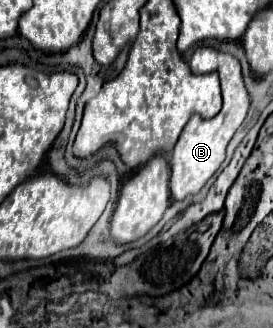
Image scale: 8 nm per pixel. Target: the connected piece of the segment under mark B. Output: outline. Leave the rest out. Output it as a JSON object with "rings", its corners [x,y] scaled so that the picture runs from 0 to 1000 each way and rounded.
{"rings":[[[733,140],[703,165],[696,207],[711,226],[769,226],[769,220],[799,226],[821,317],[813,317],[813,335],[784,360],[740,366],[729,348],[711,348],[689,366],[689,378],[674,384],[674,396],[623,470],[623,524],[630,524],[623,530],[623,585],[630,585],[637,610],[674,610],[689,591],[733,585],[747,573],[747,561],[784,537],[784,524],[821,494],[821,470],[828,470],[828,445],[835,445],[842,421],[894,372],[901,341],[916,329],[916,299],[908,299],[908,280],[901,280],[901,262],[886,244],[879,189],[857,171],[799,159],[762,140]]]}

